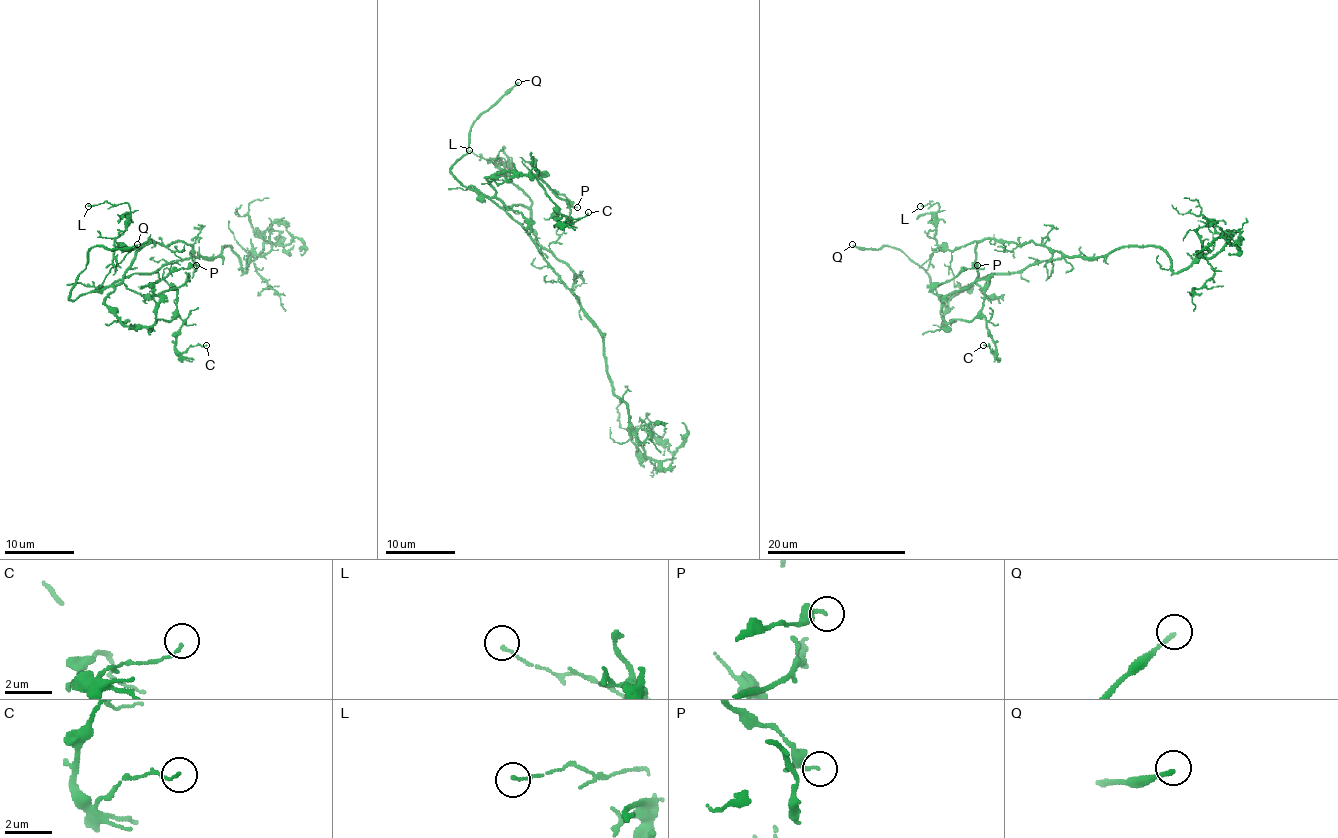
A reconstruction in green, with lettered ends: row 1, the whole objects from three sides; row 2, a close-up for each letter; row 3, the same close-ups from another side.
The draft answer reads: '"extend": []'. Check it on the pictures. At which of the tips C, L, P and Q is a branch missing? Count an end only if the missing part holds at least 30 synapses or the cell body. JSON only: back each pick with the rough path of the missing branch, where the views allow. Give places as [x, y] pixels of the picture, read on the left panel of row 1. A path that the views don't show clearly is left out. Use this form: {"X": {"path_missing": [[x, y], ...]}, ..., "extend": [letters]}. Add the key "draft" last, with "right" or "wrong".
{"Q": {"path_missing": [[137, 244], [171, 237], [215, 220], [244, 225], [274, 225], [283, 232], [296, 232]]}, "extend": ["Q"], "draft": "wrong"}

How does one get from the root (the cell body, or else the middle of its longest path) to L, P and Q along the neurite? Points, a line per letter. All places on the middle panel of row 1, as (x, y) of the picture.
L: (558, 275), (572, 290), (574, 273), (537, 240), (530, 200), (496, 167), (511, 167), (469, 150)
P: (558, 275), (530, 235), (504, 209), (487, 177), (504, 170), (535, 174), (534, 162), (537, 174), (577, 207)
Q: (558, 275), (520, 224), (489, 198), (466, 188), (450, 170), (468, 150), (471, 125), (518, 82)

